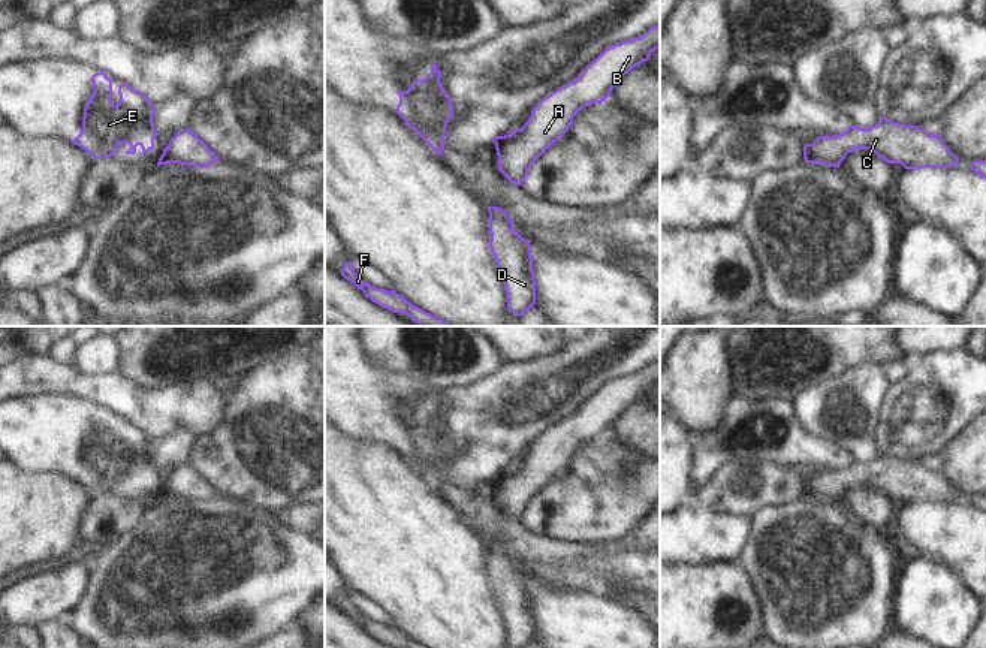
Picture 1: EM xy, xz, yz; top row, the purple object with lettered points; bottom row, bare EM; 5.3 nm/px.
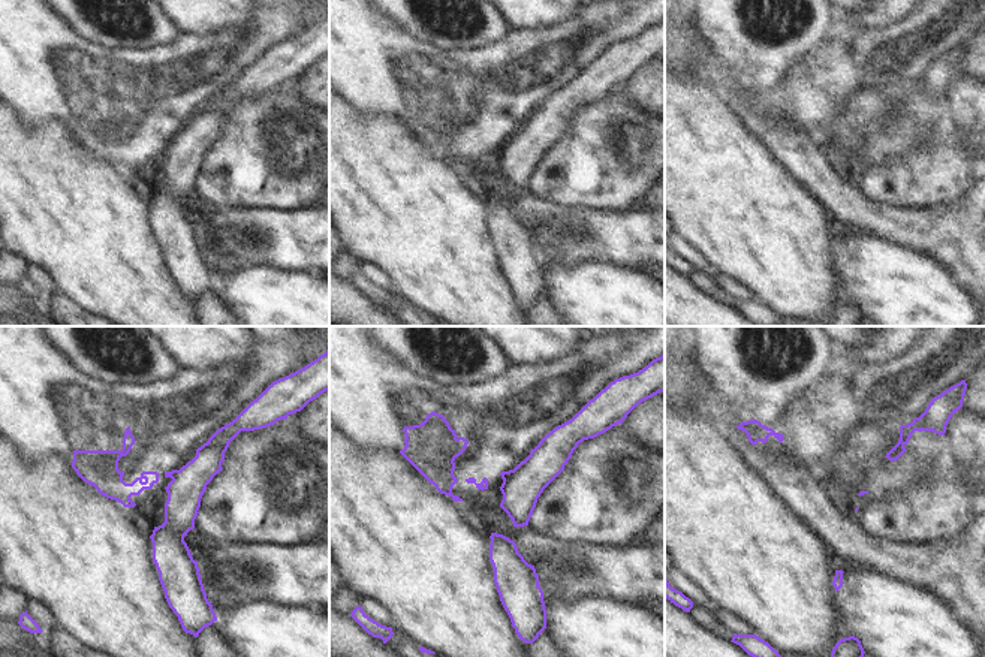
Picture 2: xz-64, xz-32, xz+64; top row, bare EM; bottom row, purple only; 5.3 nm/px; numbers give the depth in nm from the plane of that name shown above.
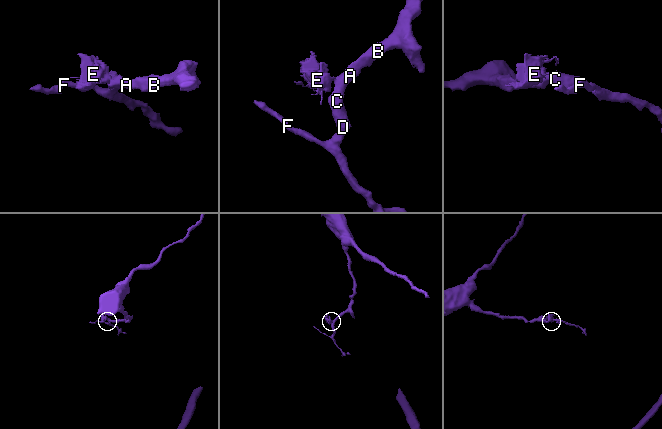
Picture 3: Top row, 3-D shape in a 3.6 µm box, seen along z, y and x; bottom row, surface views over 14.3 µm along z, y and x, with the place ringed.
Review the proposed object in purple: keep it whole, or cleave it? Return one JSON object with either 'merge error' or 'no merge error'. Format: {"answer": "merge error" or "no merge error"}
{"answer": "merge error"}

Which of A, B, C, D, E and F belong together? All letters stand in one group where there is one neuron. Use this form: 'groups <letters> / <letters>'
groups A B C D F / E

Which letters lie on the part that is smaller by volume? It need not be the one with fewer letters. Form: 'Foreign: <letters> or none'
Foreign: E

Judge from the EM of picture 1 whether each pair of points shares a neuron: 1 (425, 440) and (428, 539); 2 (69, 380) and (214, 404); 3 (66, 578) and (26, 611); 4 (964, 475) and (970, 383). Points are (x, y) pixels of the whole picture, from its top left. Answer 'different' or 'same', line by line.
1: different
2: same
3: same
4: different

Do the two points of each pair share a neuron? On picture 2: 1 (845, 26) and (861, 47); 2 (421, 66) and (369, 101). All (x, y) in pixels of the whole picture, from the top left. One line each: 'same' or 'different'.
1: different
2: same

